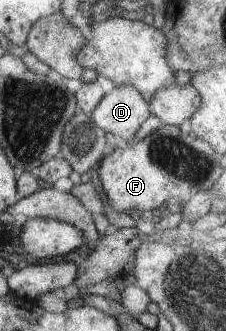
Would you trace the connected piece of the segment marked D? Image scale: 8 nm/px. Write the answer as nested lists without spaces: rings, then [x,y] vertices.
[[[115,86],[93,108],[90,118],[105,133],[109,131],[126,143],[149,117],[149,104],[131,86]]]

